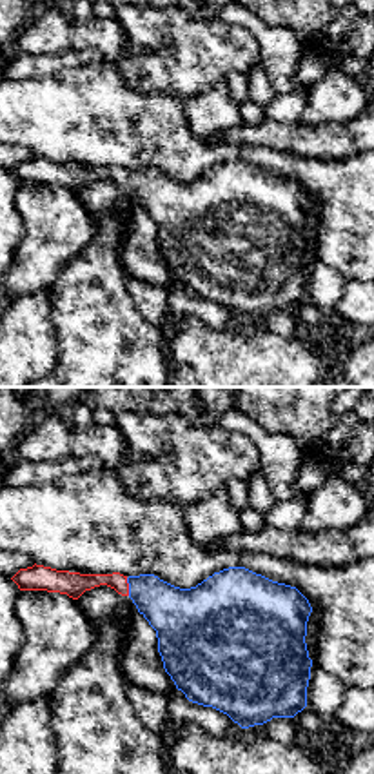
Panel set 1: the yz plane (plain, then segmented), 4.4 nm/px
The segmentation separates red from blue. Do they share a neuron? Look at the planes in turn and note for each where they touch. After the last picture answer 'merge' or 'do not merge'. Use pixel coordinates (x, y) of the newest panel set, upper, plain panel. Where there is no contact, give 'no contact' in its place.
(127, 180)

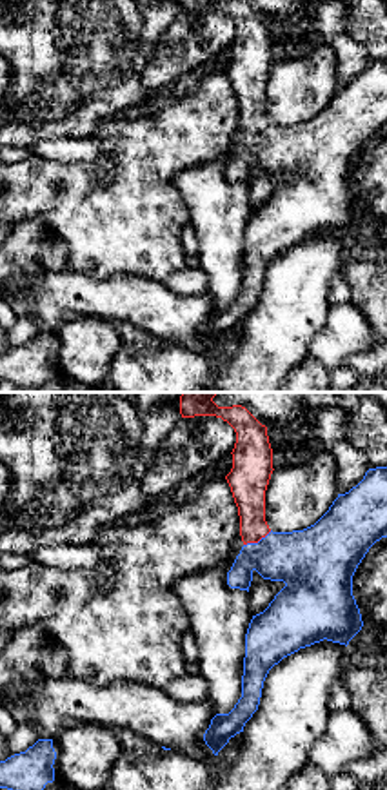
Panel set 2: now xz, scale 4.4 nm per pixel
(257, 135)

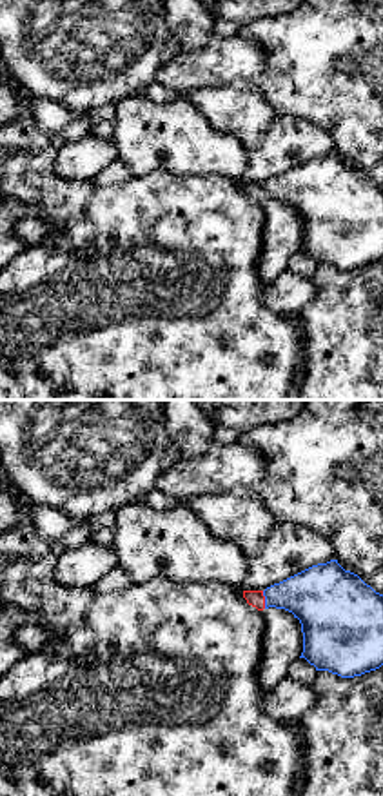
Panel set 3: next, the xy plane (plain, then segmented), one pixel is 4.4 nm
(264, 193)

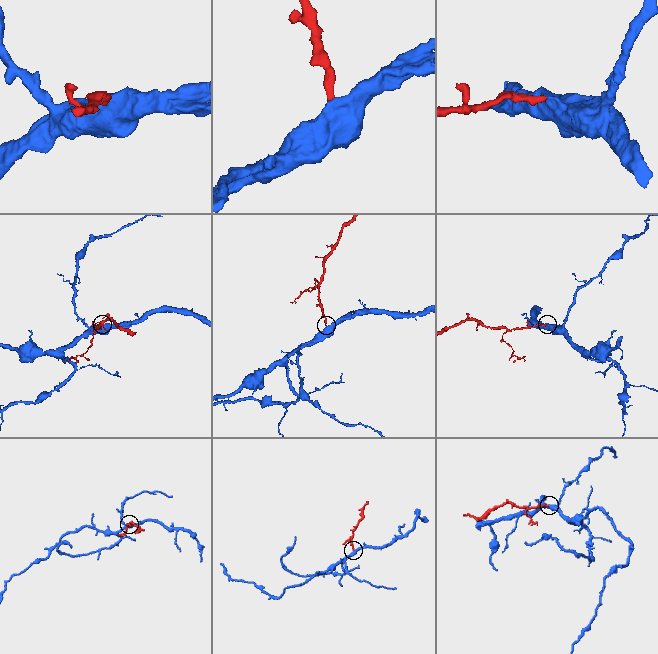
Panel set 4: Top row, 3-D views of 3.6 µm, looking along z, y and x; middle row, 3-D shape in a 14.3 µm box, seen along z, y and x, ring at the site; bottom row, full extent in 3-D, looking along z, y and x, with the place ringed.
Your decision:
merge

